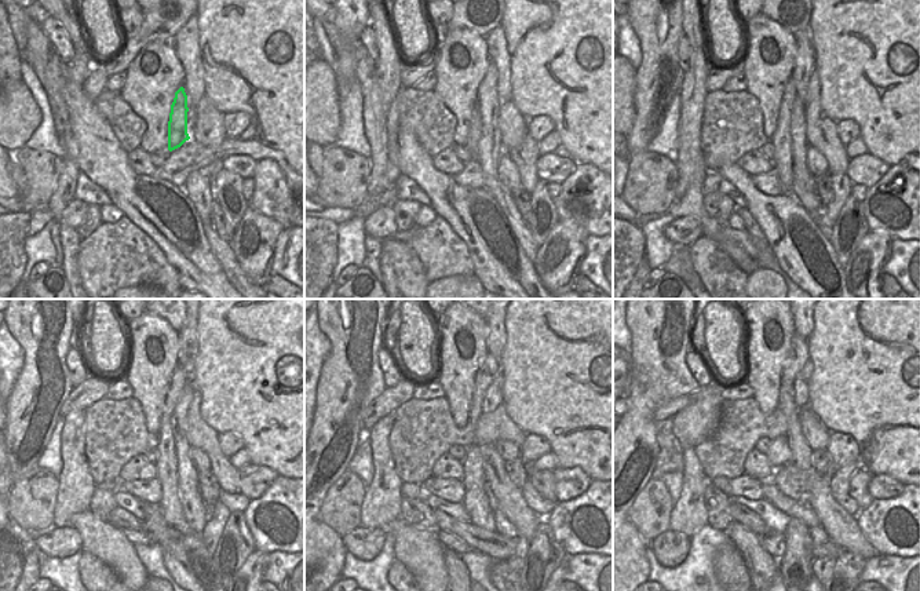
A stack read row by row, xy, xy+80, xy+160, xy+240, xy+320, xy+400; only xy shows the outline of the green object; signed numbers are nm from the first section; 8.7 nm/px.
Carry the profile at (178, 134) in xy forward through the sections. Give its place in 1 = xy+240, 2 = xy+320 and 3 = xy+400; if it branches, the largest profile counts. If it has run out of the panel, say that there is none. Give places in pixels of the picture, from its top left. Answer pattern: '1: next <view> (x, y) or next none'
1: next xy+240 (186, 356)
2: next xy+320 (496, 331)
3: next xy+400 (803, 327)

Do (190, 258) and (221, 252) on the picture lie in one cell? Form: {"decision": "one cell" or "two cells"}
{"decision": "two cells"}

